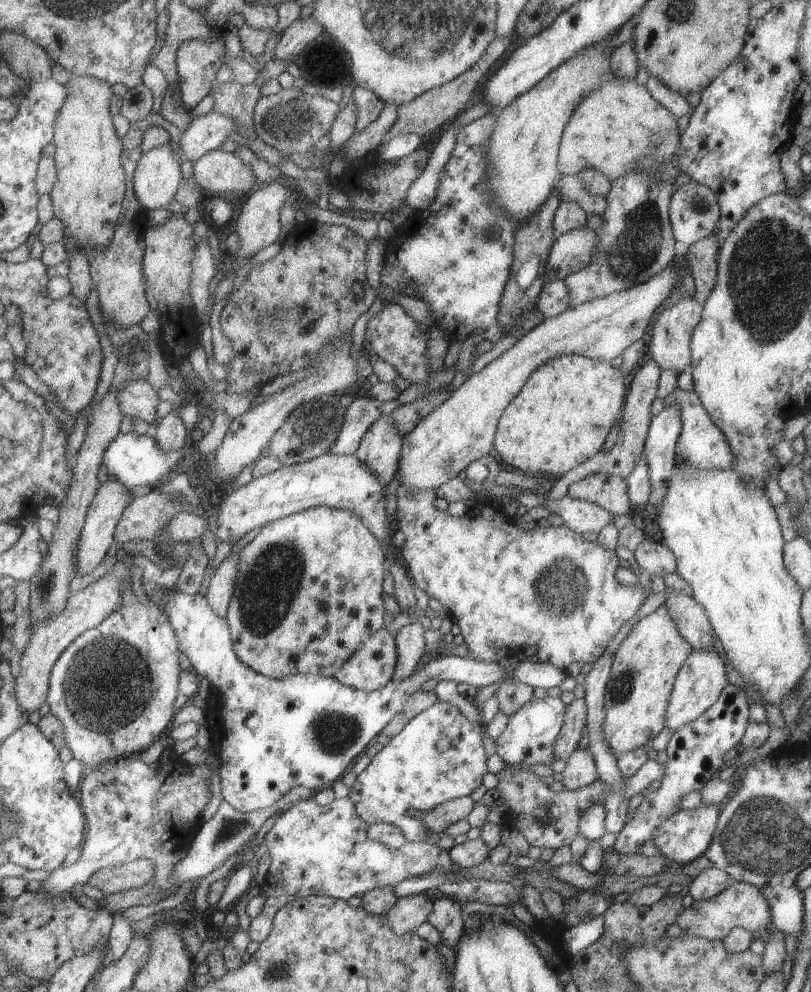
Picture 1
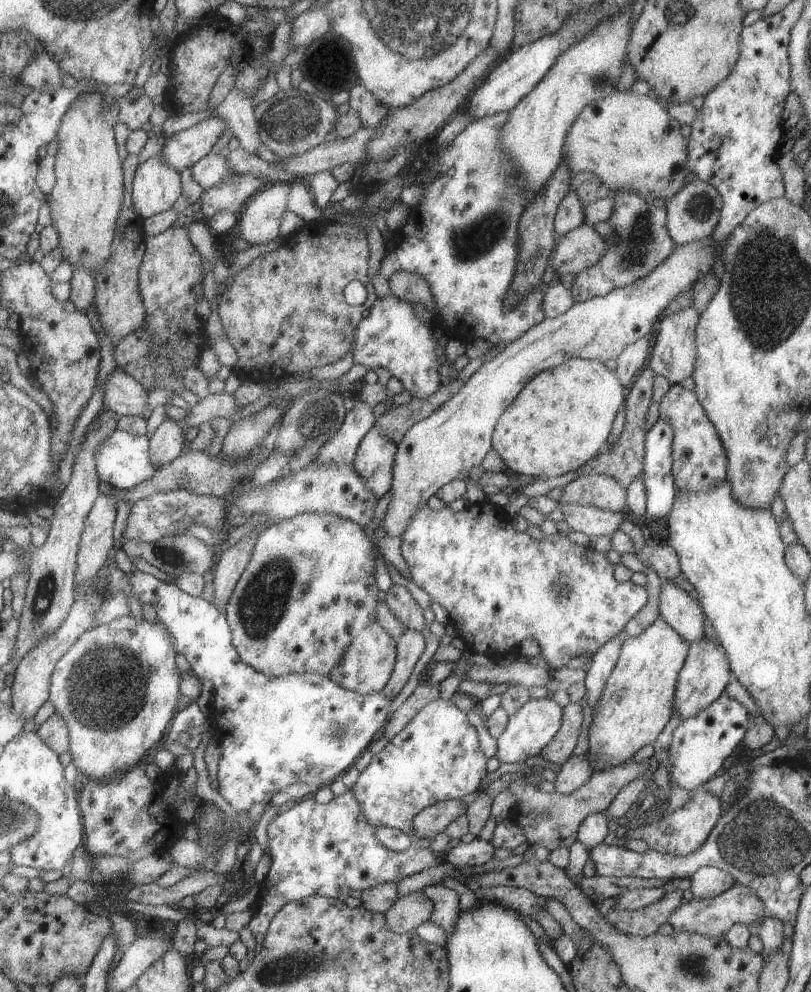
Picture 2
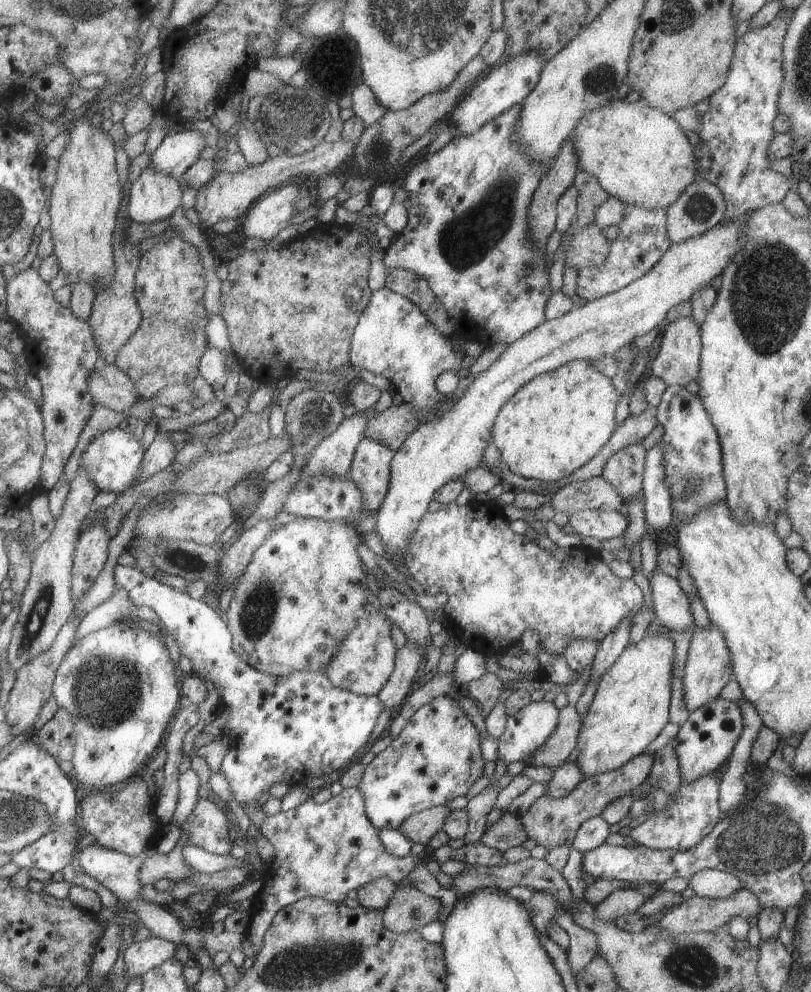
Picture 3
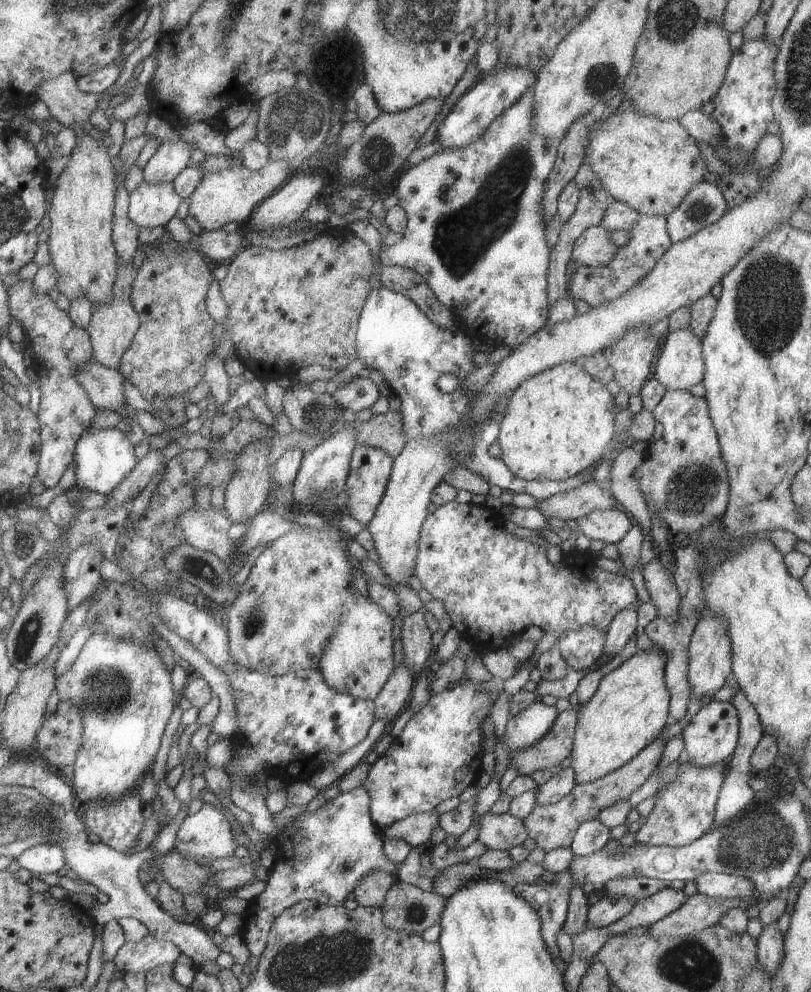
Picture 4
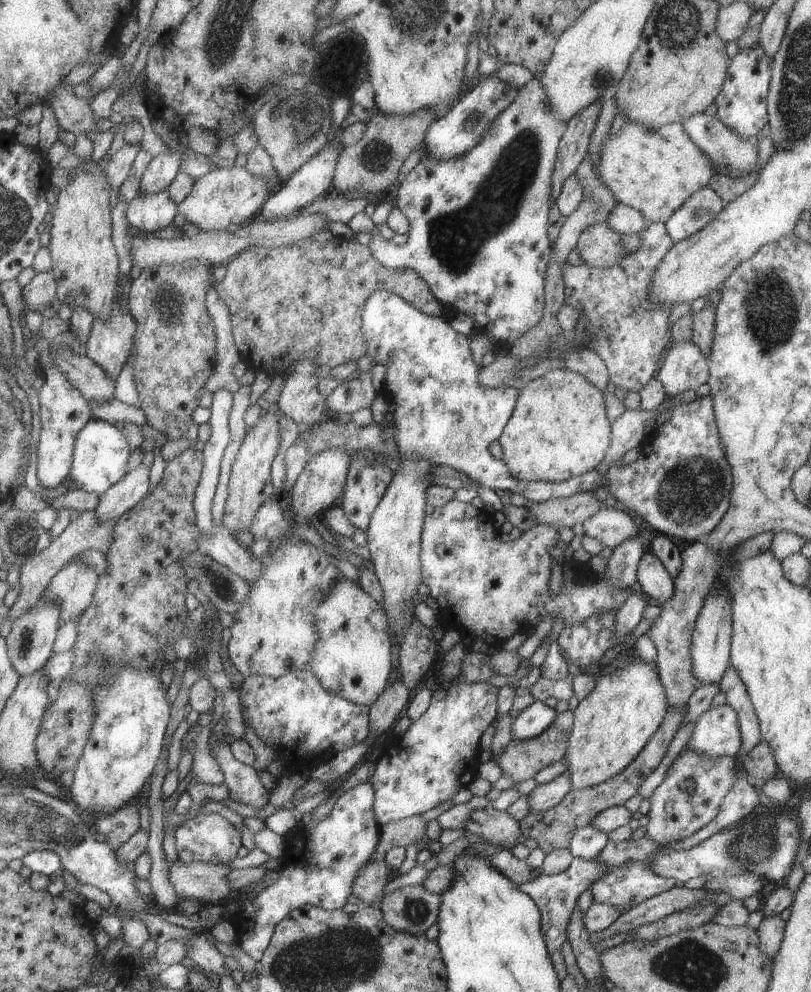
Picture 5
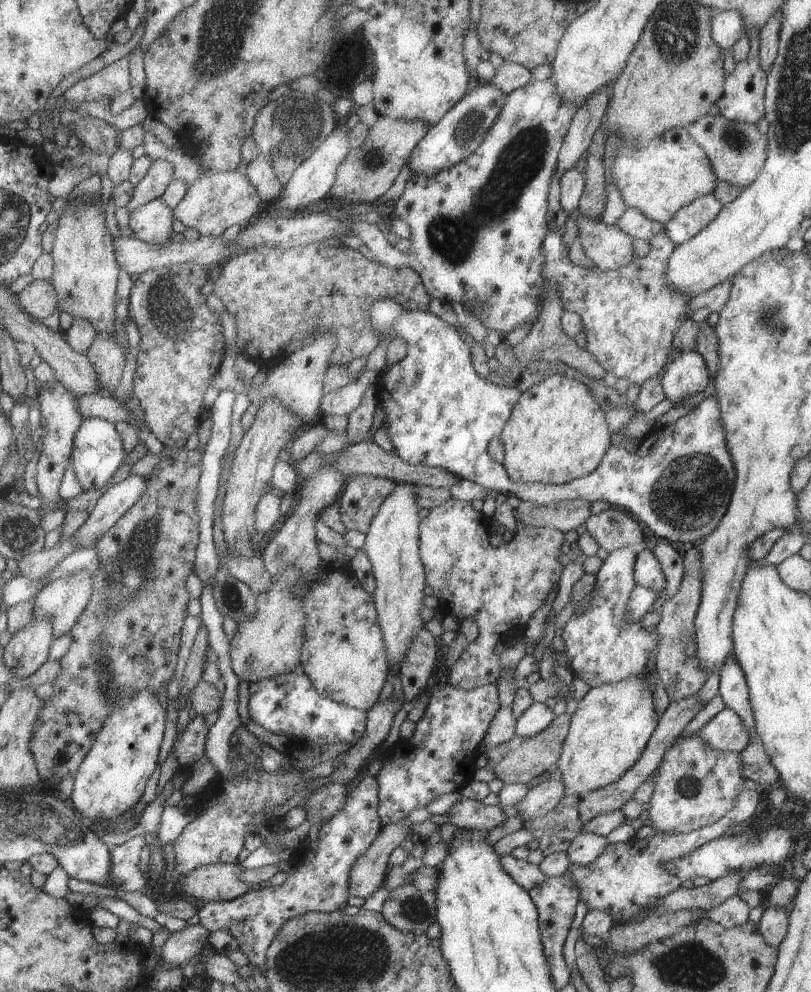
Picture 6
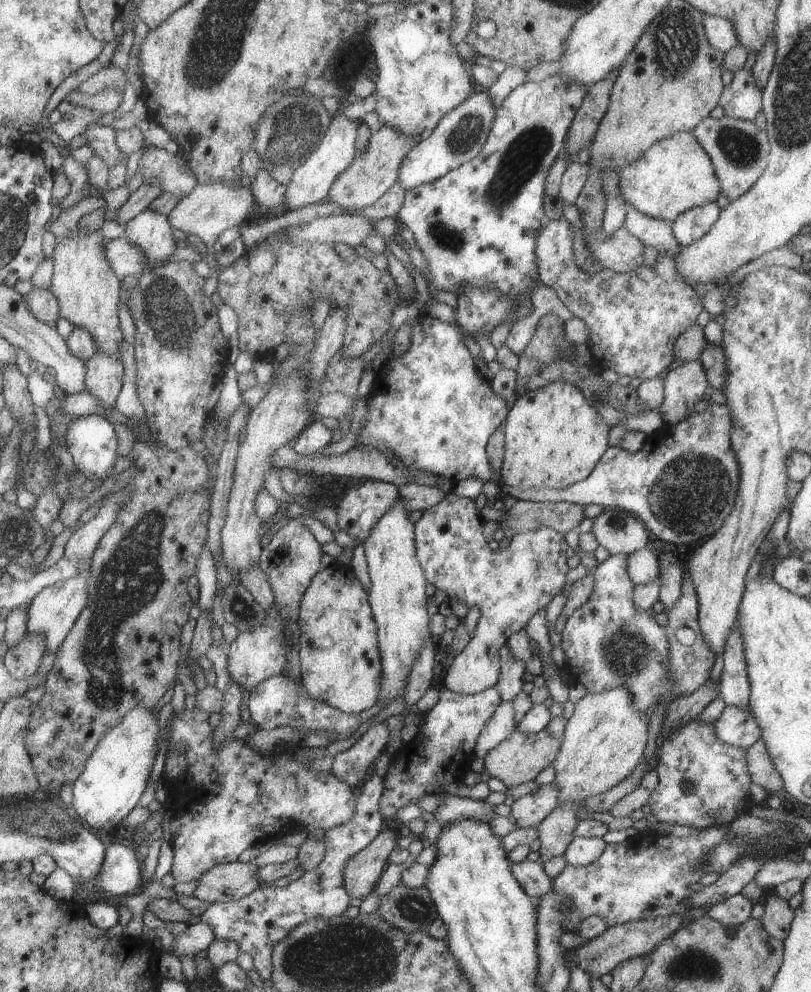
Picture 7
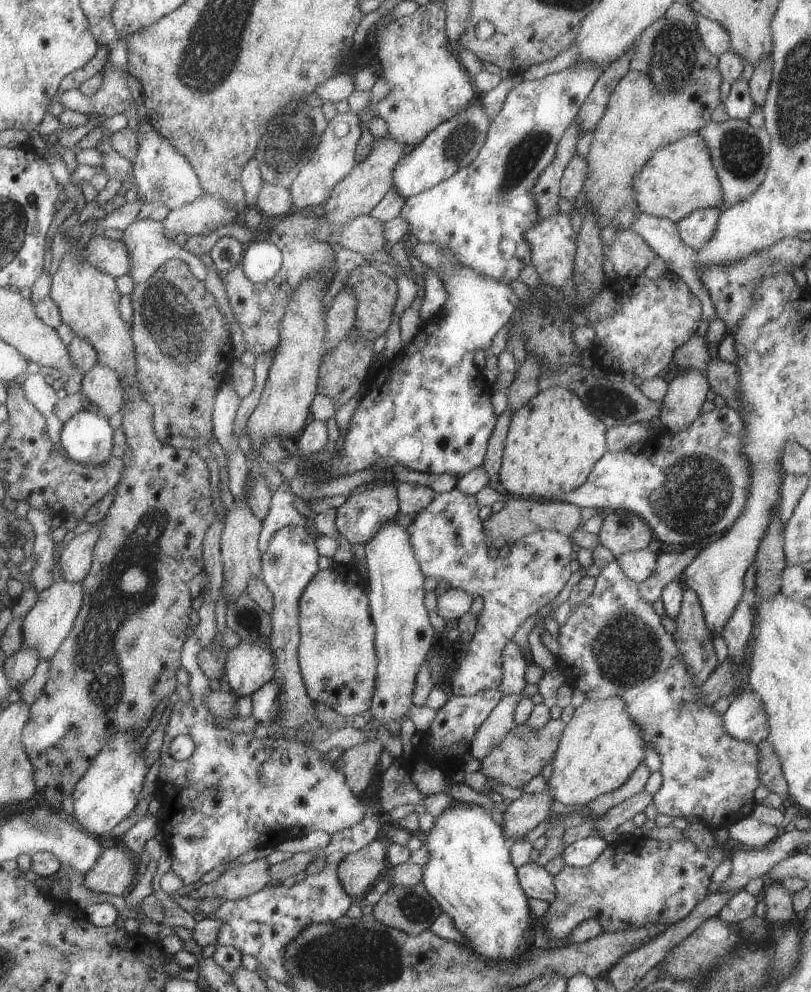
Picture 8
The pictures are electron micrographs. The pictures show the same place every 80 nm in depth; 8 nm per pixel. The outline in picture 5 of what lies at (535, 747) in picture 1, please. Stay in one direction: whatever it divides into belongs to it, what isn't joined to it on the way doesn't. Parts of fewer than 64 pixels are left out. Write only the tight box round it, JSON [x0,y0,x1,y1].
[512,700,556,741]

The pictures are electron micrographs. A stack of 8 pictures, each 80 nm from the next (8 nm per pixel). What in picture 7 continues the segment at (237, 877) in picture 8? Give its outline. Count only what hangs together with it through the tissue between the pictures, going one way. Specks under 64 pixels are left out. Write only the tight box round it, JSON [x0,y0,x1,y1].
[193,861,262,903]

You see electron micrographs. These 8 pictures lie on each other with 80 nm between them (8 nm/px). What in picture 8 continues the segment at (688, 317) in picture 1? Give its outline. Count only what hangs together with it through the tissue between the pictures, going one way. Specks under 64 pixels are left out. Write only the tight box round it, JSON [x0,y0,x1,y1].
[659,369,711,435]

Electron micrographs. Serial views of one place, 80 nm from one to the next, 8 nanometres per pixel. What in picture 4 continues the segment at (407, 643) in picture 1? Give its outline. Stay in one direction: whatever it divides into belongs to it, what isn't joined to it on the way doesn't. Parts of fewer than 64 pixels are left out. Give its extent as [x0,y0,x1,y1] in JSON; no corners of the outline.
[373,663,414,724]

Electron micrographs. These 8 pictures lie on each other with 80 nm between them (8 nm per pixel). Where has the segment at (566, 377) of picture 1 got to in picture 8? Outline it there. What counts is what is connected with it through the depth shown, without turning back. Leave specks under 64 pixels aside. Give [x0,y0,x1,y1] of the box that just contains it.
[498,383,607,500]

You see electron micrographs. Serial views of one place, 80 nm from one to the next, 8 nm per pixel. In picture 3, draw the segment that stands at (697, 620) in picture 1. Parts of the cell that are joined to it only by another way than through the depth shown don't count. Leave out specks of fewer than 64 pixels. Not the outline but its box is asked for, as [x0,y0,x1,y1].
[650,570,696,632]

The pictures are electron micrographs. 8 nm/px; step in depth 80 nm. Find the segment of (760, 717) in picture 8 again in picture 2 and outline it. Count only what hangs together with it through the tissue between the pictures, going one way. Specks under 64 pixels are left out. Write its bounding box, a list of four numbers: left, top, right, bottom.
[669,692,751,791]

